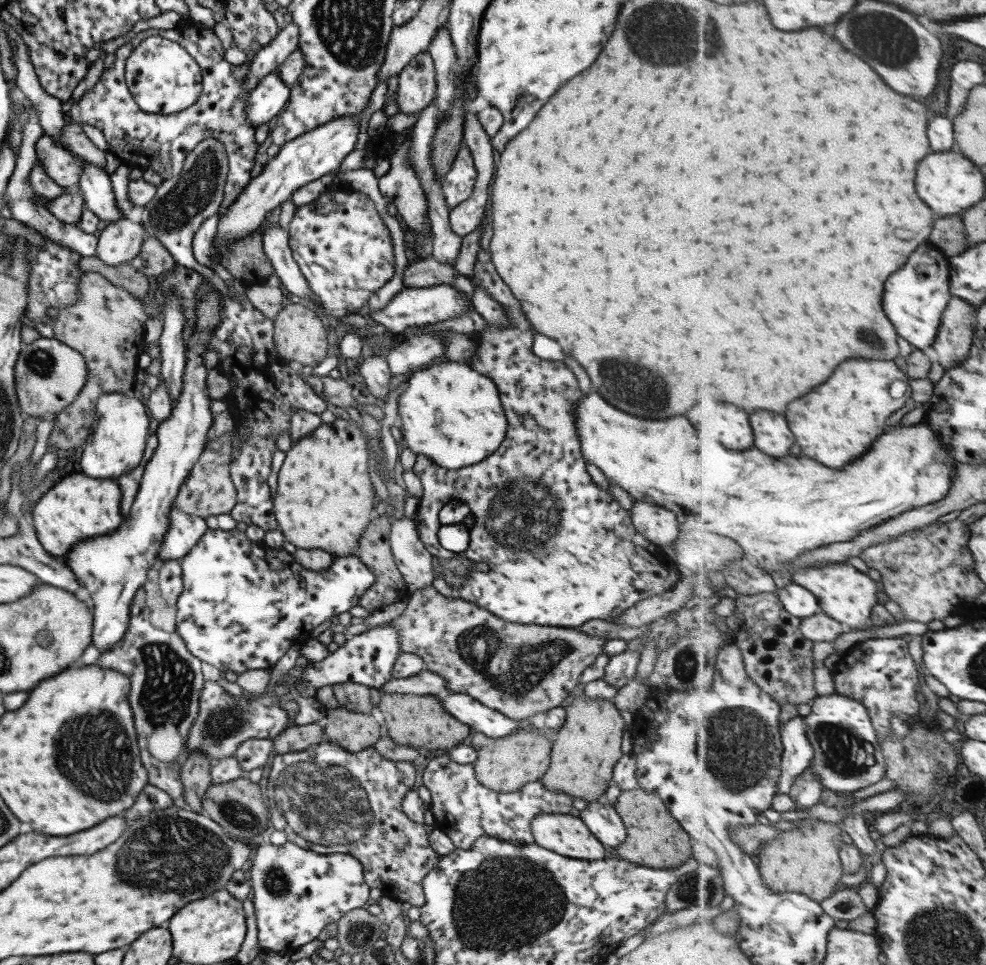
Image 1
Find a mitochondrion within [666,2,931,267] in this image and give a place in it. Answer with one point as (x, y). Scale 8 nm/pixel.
(877, 33)

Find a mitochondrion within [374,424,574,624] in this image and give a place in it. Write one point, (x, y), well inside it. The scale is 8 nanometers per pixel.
(520, 510)

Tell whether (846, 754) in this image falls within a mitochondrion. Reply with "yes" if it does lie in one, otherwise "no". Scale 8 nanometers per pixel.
yes

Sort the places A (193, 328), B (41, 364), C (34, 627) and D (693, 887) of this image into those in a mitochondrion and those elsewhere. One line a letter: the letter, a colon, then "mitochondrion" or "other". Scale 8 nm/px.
A: other
B: mitochondrion
C: other
D: mitochondrion

